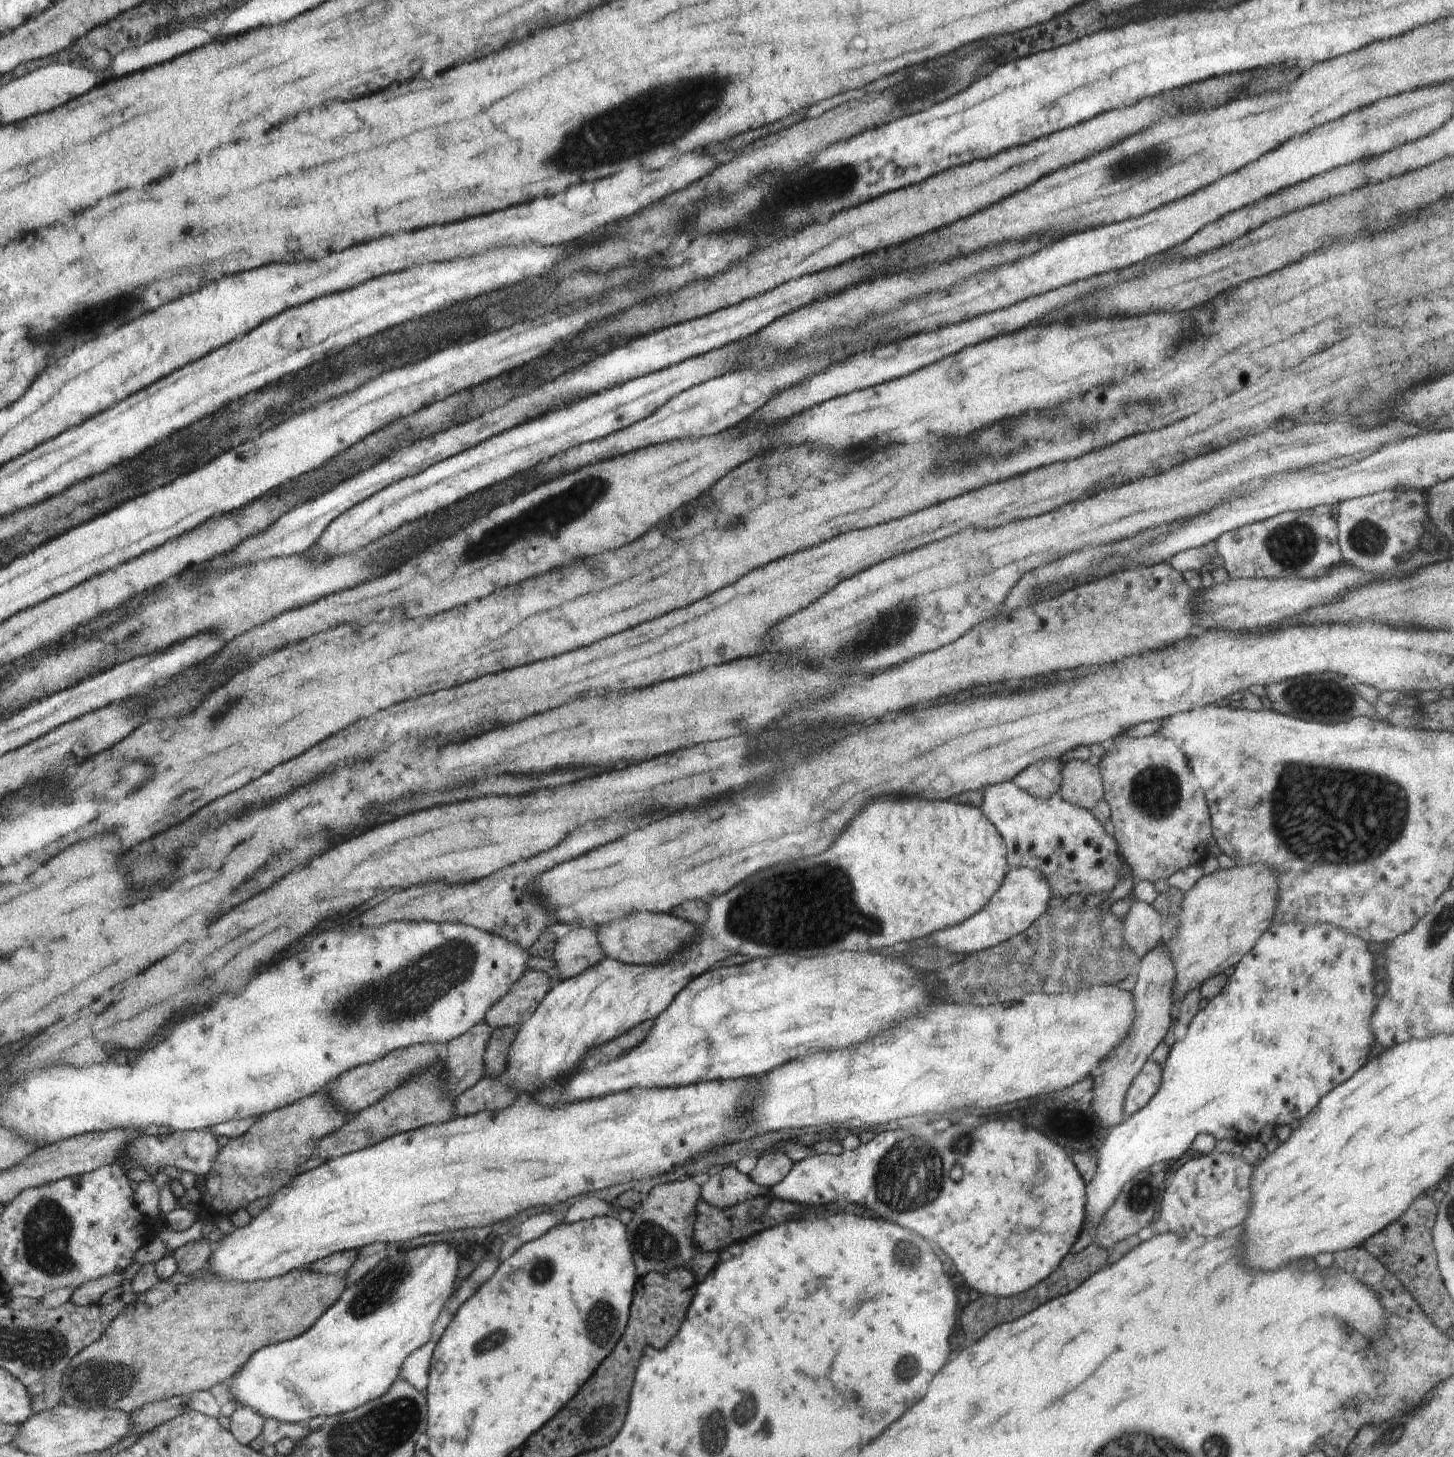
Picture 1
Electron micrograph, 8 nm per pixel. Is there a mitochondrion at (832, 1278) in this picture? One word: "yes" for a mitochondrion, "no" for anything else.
no

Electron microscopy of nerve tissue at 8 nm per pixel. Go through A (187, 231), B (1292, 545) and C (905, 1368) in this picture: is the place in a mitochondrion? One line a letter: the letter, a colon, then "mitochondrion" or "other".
A: other
B: mitochondrion
C: mitochondrion

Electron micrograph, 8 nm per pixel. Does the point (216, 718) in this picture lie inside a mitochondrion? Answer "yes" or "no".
yes

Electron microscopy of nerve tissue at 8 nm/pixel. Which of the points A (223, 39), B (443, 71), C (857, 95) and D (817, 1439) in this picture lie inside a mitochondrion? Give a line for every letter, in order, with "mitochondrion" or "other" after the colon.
A: other
B: other
C: other
D: other

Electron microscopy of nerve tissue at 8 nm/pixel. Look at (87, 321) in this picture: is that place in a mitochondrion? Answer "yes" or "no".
yes

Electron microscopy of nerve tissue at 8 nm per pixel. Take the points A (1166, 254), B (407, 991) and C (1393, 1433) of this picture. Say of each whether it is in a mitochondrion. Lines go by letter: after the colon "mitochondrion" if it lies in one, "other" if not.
A: other
B: mitochondrion
C: mitochondrion

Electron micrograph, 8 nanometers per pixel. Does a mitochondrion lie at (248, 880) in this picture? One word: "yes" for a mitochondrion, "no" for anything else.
no

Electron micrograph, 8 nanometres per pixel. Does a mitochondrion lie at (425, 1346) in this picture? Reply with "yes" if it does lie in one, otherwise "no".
no

